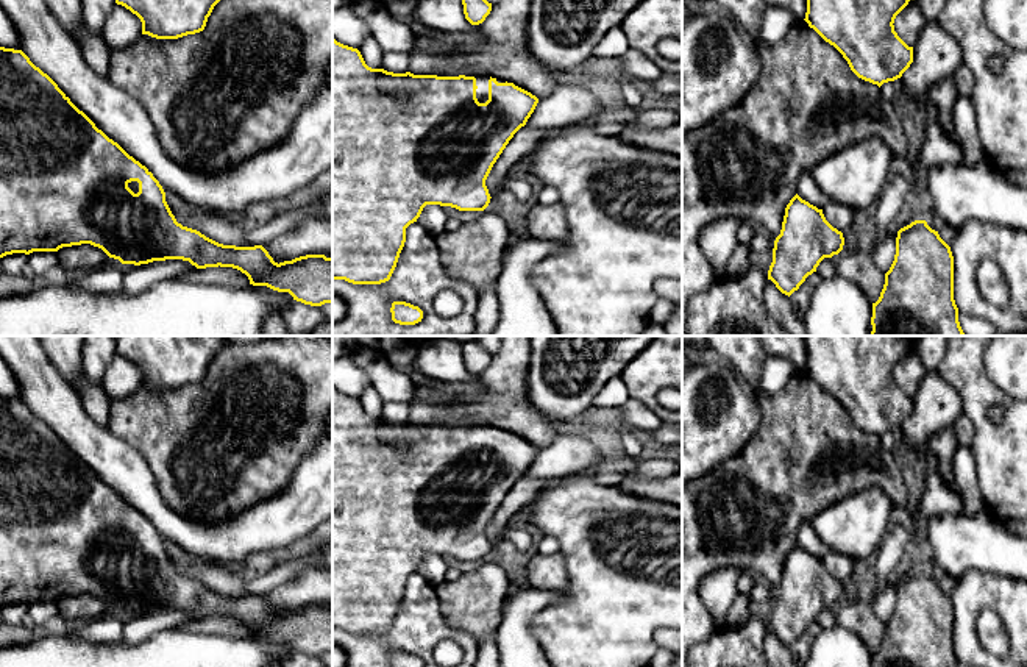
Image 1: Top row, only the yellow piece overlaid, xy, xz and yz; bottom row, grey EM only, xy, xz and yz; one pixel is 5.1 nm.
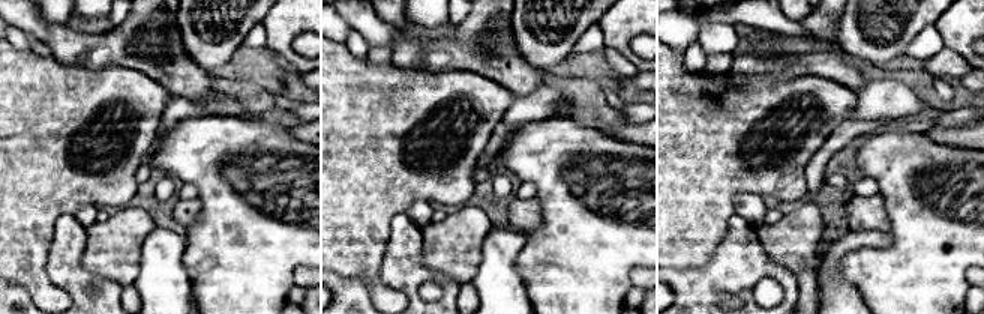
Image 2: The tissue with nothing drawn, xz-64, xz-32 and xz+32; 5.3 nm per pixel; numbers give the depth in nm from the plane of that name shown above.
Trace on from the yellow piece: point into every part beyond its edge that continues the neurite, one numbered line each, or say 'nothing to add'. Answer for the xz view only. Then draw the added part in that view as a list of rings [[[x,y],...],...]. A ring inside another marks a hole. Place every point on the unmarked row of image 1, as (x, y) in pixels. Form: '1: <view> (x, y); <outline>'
1: xz (481, 431); [[[476,426],[476,448],[479,453],[485,453],[489,450],[489,430],[490,426]]]

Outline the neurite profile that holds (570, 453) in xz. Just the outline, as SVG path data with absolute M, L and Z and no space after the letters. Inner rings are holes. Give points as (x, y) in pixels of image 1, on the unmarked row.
M557 434L554 442L540 448L526 475L532 478L554 480L574 473L590 473L602 465L612 455L595 434Z

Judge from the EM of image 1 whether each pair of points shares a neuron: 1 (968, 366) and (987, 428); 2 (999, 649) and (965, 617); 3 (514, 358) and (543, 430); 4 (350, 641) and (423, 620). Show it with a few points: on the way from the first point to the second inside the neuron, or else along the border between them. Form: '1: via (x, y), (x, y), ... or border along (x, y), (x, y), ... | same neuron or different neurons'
1: via (971, 381), (977, 392), (977, 413) | same neuron
2: border along (982, 609), (990, 609), (1002, 622), (1009, 644) | different neurons
3: via (514, 375), (514, 400), (526, 413) | same neuron
4: via (369, 642), (387, 642), (405, 634) | same neuron

